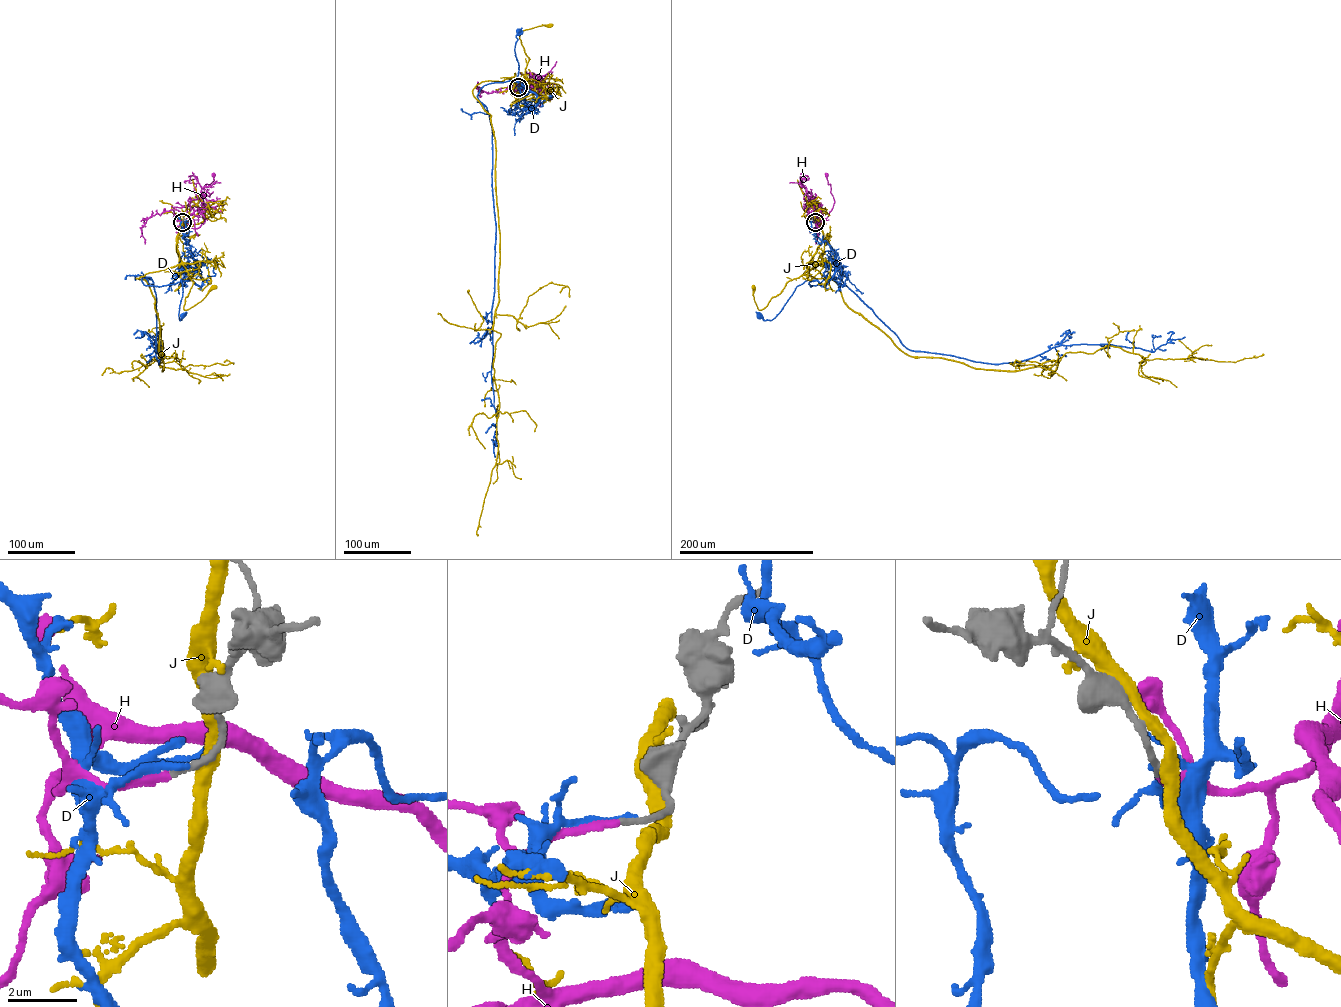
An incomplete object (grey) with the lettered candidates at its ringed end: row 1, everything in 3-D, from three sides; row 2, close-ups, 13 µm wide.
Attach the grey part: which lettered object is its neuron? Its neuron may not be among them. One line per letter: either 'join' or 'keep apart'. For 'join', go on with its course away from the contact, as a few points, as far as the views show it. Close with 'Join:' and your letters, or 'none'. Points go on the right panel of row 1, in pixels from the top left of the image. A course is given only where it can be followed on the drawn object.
D: keep apart
H: join; it runs (815, 222), (818, 221), (819, 228), (821, 220), (827, 217), (834, 202), (827, 175)
J: keep apart
Join: H

